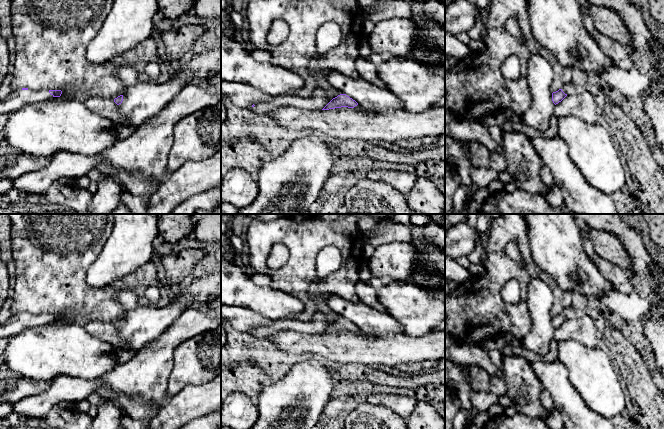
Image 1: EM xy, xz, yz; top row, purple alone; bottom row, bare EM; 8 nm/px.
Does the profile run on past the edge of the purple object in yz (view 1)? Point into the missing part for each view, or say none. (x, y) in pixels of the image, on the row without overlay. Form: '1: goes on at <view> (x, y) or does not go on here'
1: goes on at yz (570, 312)

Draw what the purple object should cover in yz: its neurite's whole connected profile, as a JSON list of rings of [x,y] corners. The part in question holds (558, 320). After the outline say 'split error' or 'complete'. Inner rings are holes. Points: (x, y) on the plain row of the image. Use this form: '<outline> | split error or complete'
[[[572,305],[565,308],[561,313],[552,317],[552,325],[556,329],[561,326],[567,319],[574,319],[582,316],[582,310],[573,307]]] | split error

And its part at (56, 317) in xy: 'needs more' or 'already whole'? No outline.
needs more

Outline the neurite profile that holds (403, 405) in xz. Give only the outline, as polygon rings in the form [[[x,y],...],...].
[[[385,393],[369,394],[366,399],[370,404],[386,406],[404,419],[413,412],[418,402],[412,396]]]

